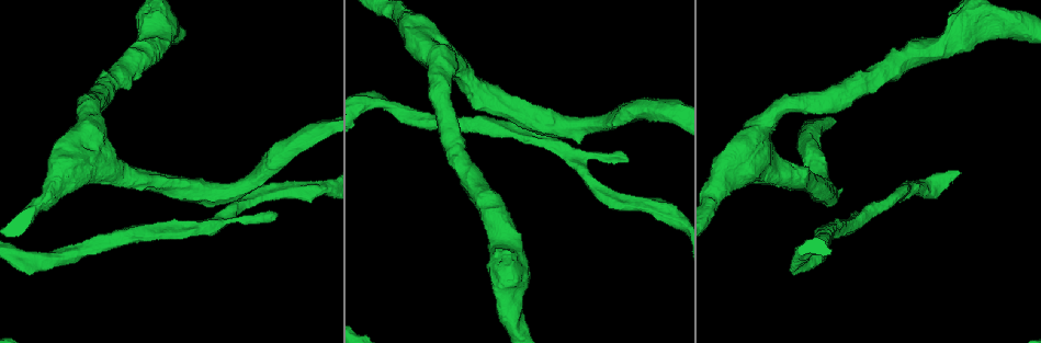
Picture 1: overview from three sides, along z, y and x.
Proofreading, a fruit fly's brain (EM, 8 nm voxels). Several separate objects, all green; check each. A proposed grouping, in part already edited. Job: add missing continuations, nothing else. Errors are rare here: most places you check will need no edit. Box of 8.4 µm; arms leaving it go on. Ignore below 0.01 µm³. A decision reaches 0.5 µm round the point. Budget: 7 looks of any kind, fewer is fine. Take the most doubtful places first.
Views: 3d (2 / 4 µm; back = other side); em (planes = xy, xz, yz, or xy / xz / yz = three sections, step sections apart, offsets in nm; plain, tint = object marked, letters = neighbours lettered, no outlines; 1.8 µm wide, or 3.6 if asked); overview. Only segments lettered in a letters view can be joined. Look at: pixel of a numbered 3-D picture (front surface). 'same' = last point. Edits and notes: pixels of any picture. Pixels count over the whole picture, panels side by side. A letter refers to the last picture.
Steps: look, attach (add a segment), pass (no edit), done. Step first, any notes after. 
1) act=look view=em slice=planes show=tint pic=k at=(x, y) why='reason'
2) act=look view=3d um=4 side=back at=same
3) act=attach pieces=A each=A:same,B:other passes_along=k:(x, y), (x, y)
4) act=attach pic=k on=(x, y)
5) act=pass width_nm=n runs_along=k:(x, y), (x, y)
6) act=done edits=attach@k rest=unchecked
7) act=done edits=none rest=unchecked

act=look view=3d um=2 pic=1 at=(277, 213) why='an open end'

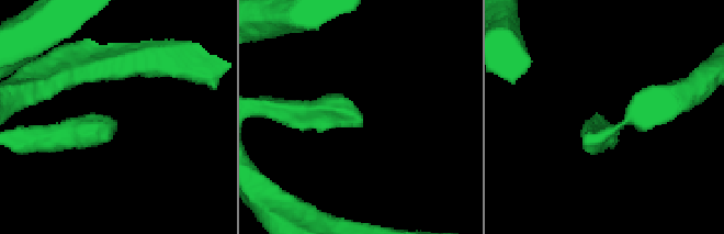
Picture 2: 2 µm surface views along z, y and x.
act=look view=em slice=xy step=8 show=tint pic=2 at=(361, 126) why='now the EM'

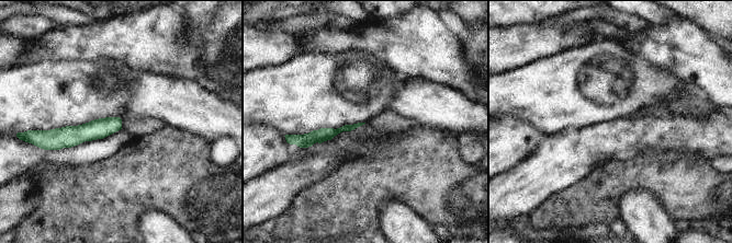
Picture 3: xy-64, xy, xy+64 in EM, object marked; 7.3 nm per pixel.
act=look view=em slice=planes show=letters at=same why='another direction'

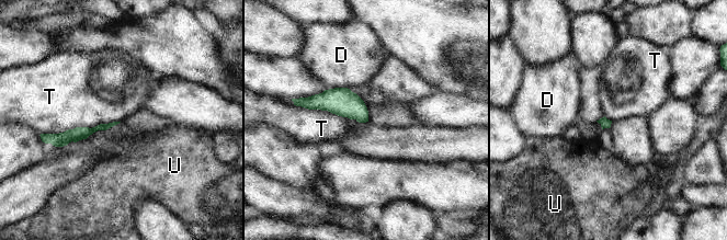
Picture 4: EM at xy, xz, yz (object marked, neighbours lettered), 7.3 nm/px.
act=pass longest_contact=T:550nm each=D:other,T:other,U:other runs_along=4:(105, 126), (57, 138) found='none of them fits'

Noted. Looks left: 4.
act=look view=3d um=4 pic=1 at=(33, 272) why='an open end'

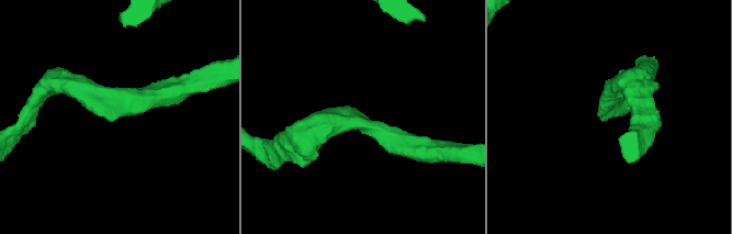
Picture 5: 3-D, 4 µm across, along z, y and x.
act=look view=em um=3.6 slice=planes show=letters pic=5 at=(360, 113) why='now the EM'

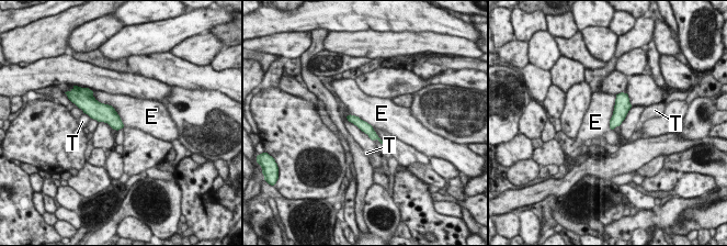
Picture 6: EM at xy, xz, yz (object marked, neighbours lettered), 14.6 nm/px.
act=pass each=E:other,T:other runs_along=6:(350, 118), (358, 121), (374, 136) found='none of them fits'

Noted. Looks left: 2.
act=look view=em um=3.6 slice=planes show=letters pic=1 at=(730, 168) why='calibre changes'

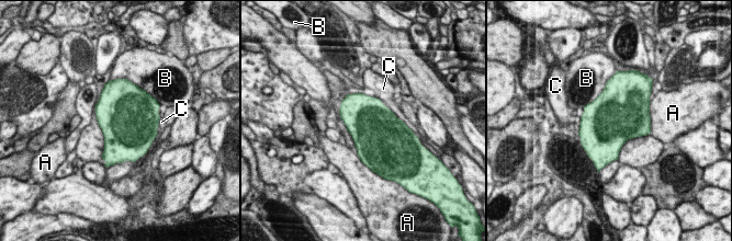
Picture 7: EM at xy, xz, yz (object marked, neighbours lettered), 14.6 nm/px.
act=pass width_nm=700 each=A:other,B:other,C:other border=7:(606, 85), (583, 107) found='no lettered segment goes on from it'

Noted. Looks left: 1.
act=done edits=none rest=unchecked

